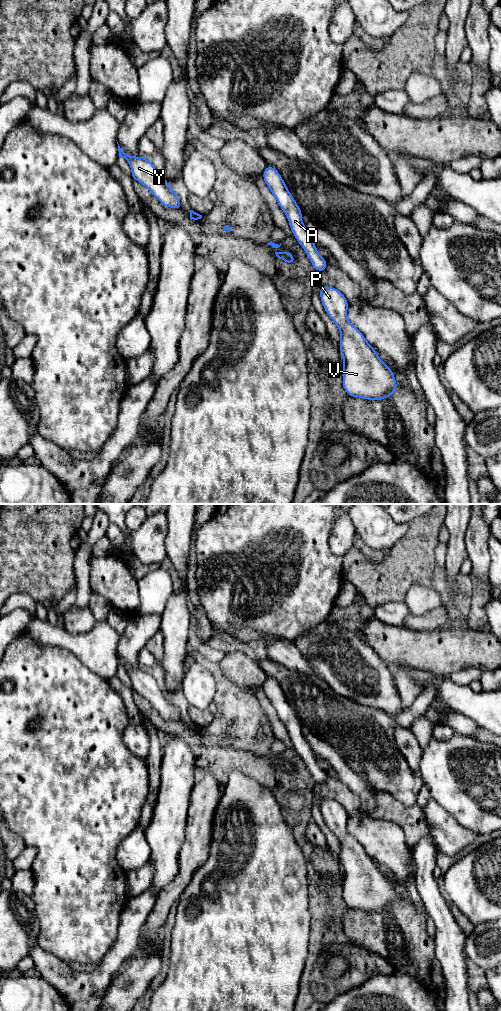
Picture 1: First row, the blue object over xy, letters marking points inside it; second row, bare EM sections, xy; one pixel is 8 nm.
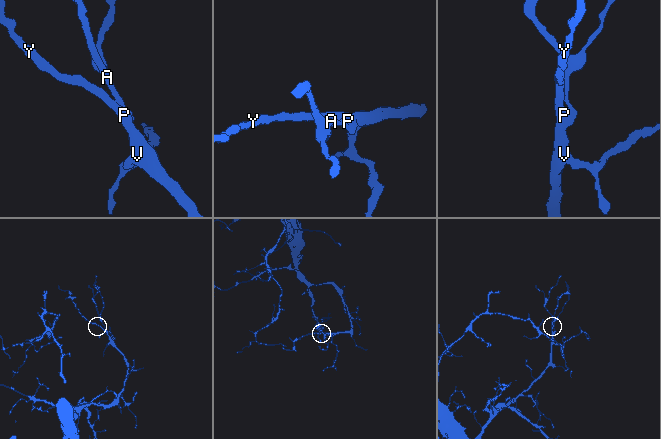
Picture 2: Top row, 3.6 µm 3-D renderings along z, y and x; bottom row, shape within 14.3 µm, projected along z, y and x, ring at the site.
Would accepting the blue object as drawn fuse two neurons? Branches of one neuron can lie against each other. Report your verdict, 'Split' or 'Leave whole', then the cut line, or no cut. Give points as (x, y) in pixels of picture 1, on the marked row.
Leave whole. No split

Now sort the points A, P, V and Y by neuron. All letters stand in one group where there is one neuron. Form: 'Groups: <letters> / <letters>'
Groups: A P V Y

